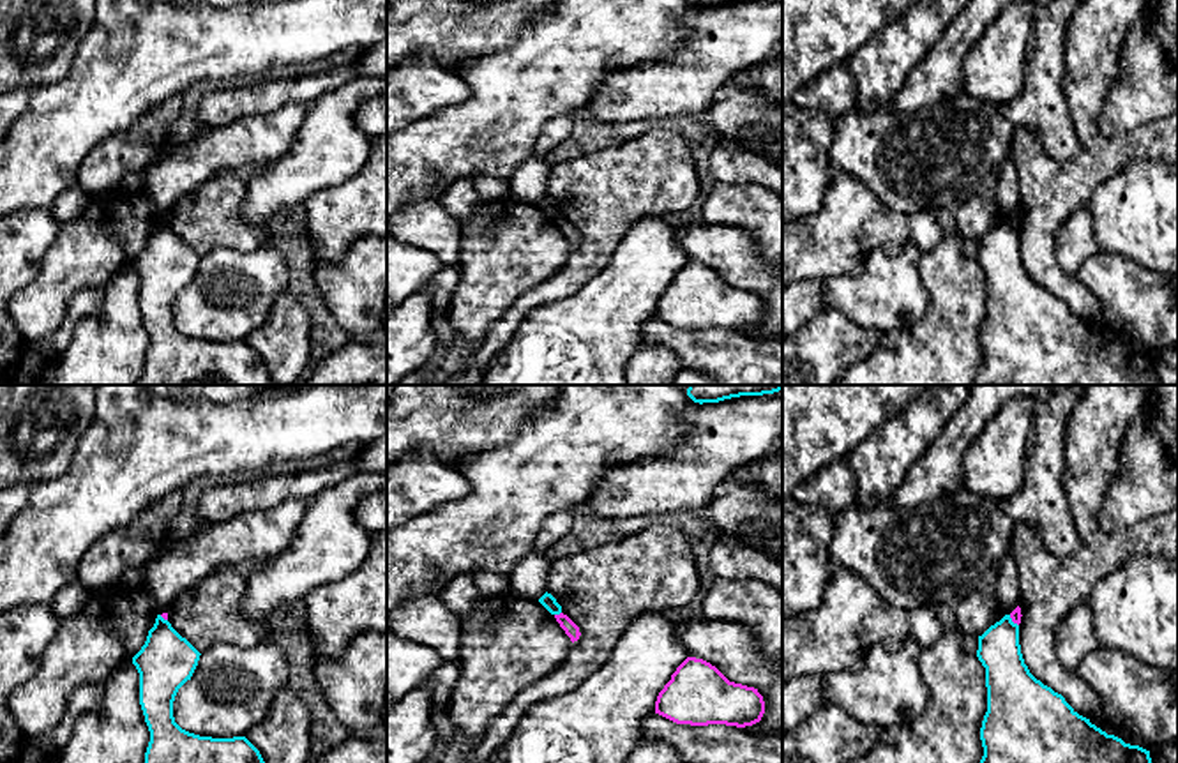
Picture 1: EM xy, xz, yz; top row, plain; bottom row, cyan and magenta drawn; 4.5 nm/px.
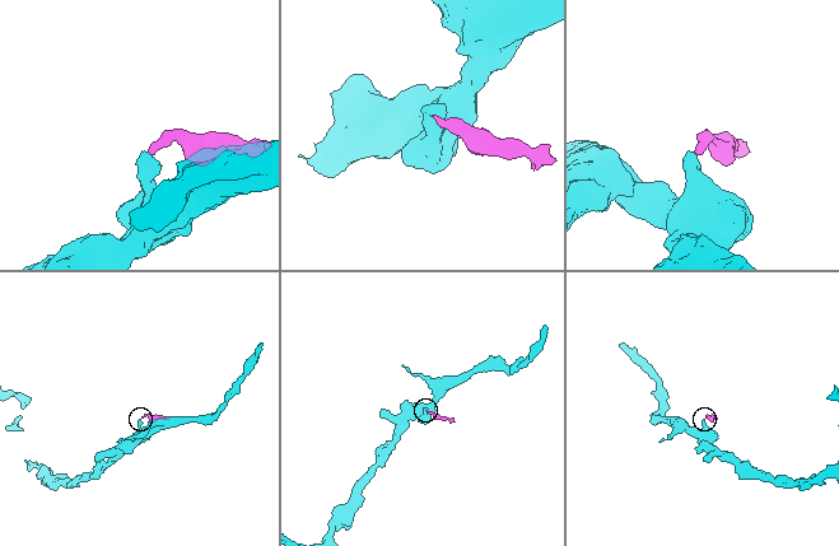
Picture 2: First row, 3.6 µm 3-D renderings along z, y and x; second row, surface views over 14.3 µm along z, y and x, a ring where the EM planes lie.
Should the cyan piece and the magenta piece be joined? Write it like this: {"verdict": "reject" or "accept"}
{"verdict": "reject"}

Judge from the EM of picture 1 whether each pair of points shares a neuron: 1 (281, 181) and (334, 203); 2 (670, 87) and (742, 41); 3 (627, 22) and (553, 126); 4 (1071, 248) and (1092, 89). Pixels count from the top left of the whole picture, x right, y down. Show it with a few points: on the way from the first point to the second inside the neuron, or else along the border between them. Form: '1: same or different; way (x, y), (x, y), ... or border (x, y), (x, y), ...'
1: different; border (350, 177), (317, 189), (304, 203)
2: same; way (687, 78), (694, 71), (705, 71), (724, 52)
3: different; border (574, 113), (551, 117), (537, 138), (536, 151)
4: different; border (1085, 207), (1079, 207), (1057, 228), (1053, 248)

